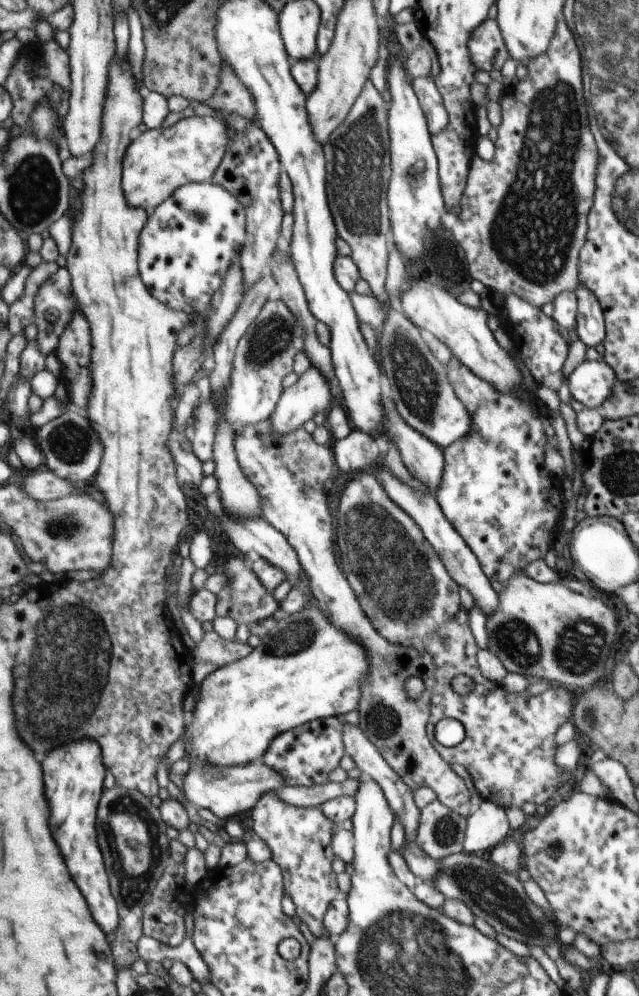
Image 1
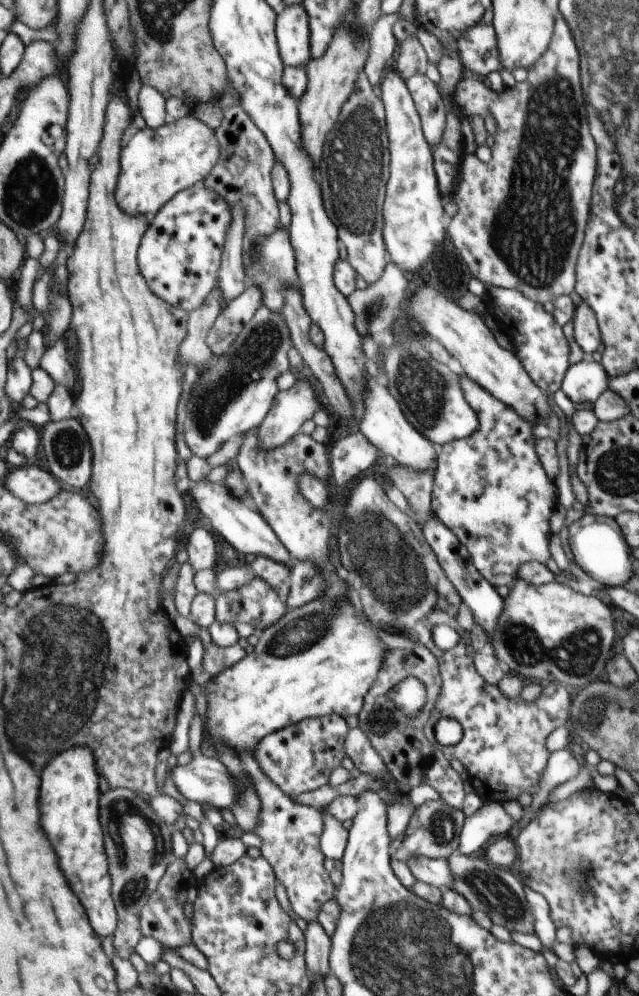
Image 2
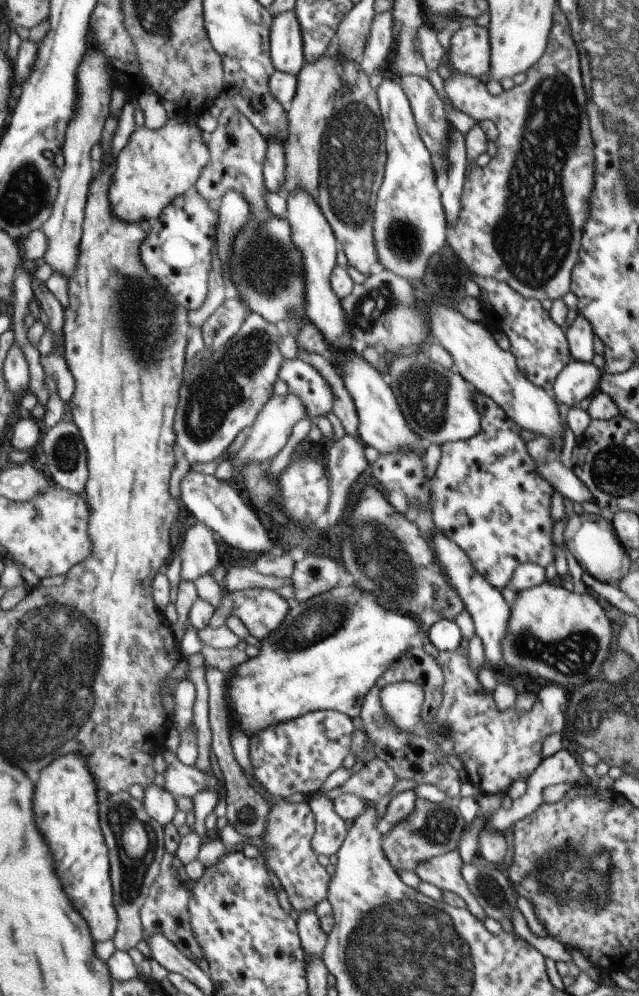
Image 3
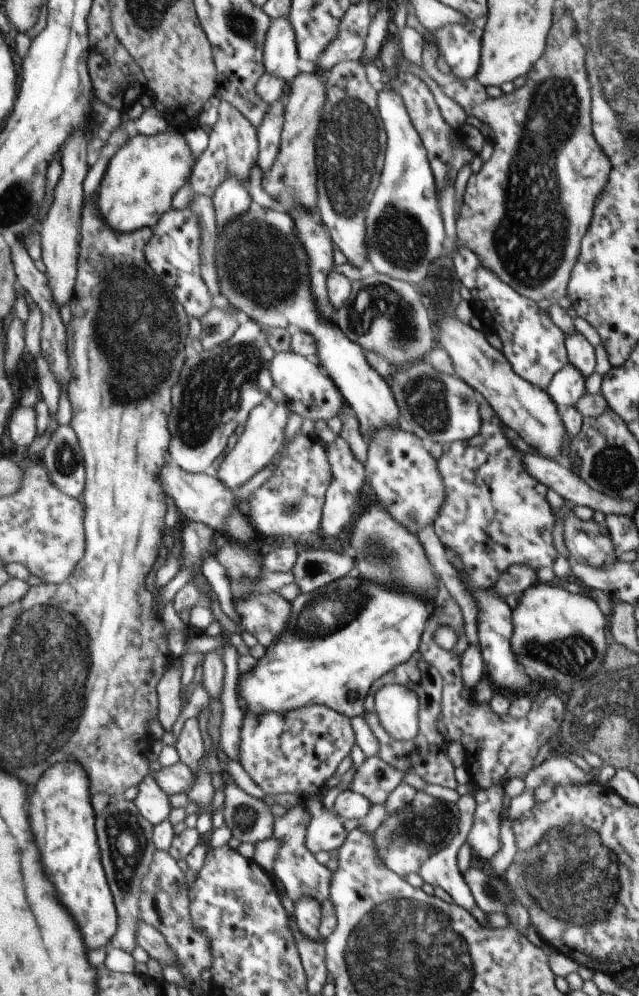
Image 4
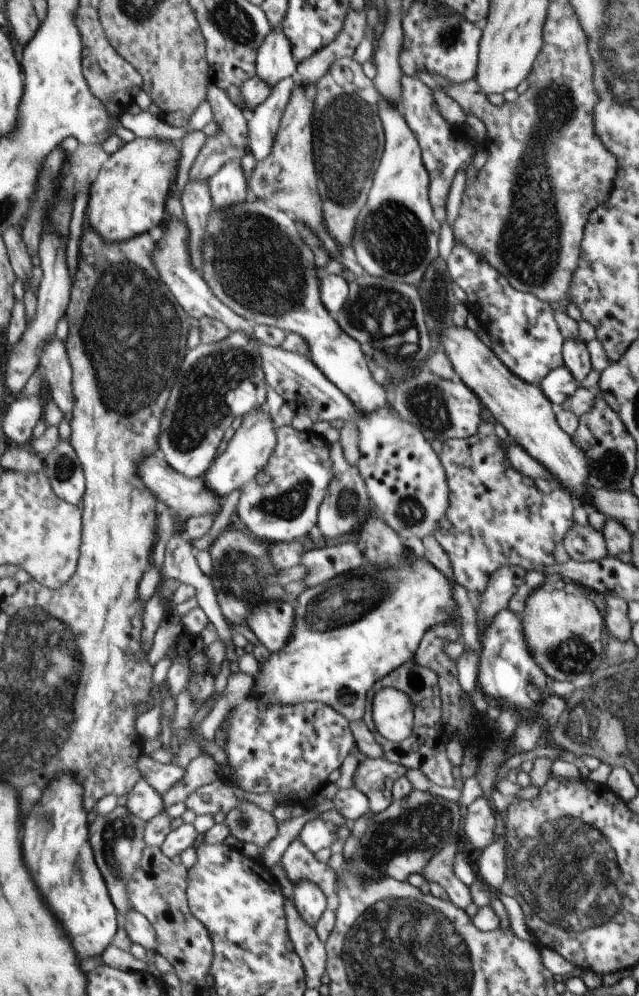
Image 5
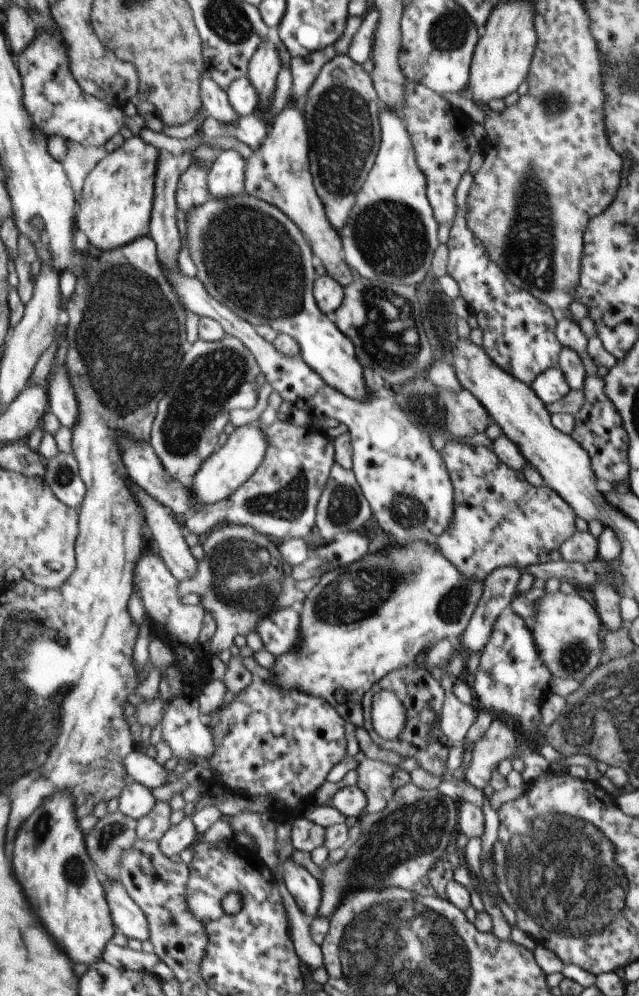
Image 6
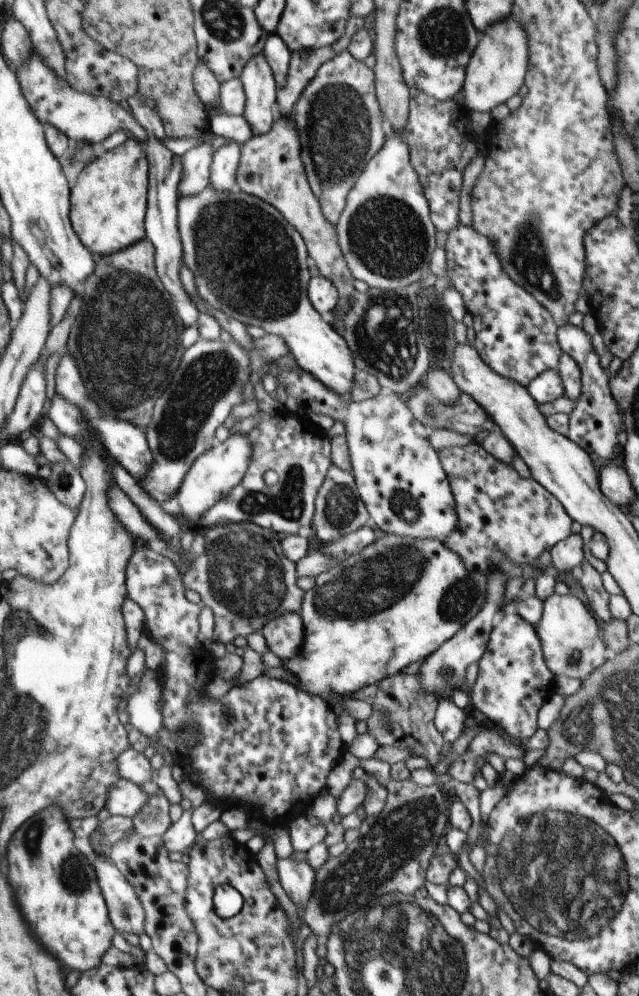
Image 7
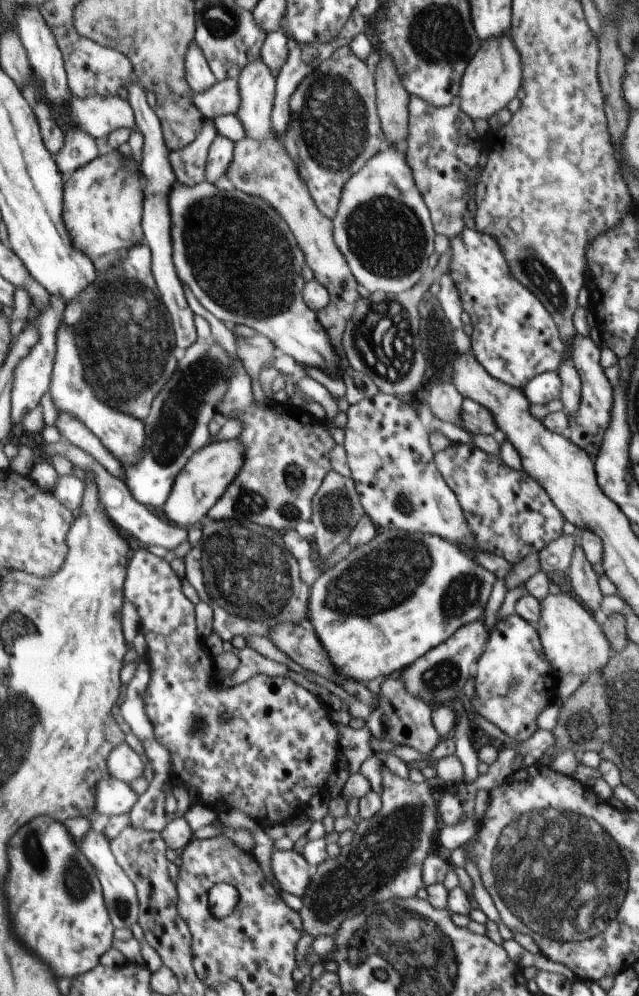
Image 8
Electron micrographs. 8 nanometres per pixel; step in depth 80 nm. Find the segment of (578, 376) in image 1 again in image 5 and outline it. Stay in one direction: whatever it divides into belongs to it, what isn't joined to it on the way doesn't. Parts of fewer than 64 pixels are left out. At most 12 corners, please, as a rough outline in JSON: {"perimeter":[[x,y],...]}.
{"perimeter":[[567,367],[547,373],[538,386],[559,407],[579,383]]}

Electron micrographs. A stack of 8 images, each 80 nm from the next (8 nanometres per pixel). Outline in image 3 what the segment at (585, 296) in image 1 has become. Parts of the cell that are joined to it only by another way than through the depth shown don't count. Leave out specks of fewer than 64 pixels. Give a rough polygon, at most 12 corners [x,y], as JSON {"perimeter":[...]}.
{"perimeter":[[577,316],[566,329],[571,360],[589,363],[593,331]]}

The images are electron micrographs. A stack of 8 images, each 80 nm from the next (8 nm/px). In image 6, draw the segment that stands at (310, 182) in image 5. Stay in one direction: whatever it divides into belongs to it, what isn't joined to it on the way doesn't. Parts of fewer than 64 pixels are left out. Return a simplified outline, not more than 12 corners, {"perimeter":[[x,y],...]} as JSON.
{"perimeter":[[287,104],[246,160],[246,193],[277,206],[326,274],[353,272],[311,174],[310,132]]}

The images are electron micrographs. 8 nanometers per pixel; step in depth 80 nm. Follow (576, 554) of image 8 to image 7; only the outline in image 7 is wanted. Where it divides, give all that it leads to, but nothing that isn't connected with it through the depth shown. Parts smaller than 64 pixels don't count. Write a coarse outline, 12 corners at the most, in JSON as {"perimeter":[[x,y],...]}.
{"perimeter":[[585,558],[575,577],[599,621],[612,620],[600,574]]}

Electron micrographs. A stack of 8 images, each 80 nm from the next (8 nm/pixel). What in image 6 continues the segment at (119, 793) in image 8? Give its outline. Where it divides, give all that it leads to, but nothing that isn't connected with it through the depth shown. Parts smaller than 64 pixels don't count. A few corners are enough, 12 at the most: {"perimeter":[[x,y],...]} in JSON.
{"perimeter":[[131,780],[118,810],[139,820],[157,802],[151,789]]}

